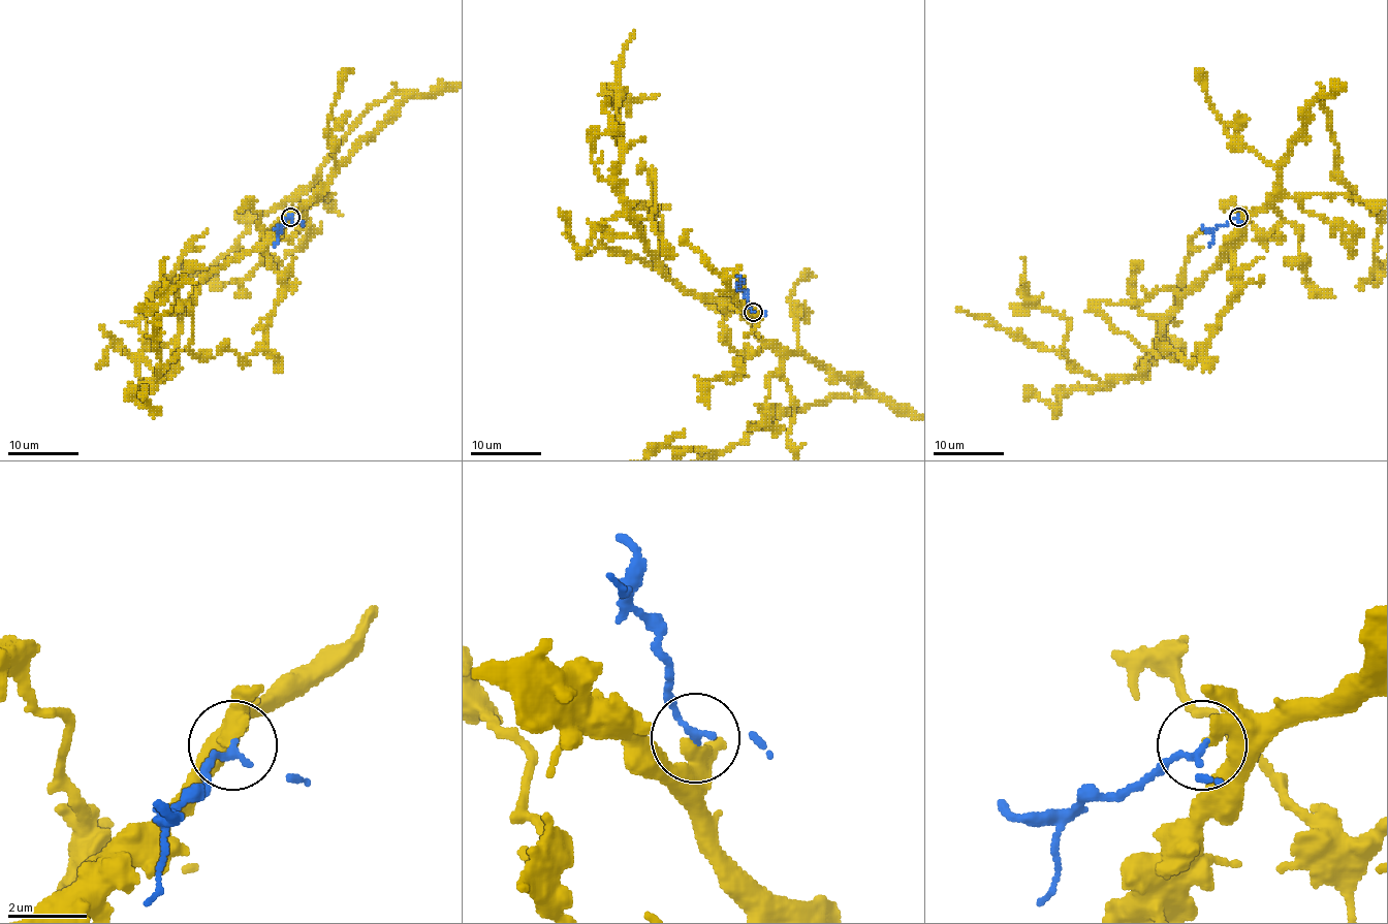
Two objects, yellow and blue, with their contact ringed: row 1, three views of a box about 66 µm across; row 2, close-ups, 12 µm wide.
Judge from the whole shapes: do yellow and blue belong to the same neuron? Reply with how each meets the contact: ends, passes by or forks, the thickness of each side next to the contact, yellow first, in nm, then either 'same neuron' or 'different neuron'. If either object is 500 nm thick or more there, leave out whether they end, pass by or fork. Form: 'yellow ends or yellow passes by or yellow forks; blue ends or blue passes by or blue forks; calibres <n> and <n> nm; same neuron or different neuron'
yellow passes by; blue ends; calibres 320 and 190 nm; different neuron

